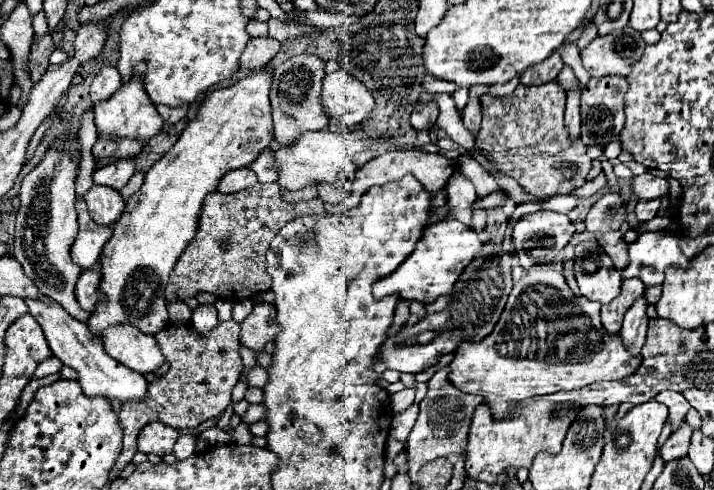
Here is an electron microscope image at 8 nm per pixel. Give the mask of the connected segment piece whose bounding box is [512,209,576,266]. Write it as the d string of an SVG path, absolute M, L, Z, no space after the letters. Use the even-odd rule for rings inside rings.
M539 210L527 217L520 218L513 229L513 249L516 252L538 248L540 239L546 237L557 238L557 246L550 246L552 253L548 260L534 260L533 266L539 263L552 262L557 253L571 240L576 232L575 224L566 214L552 210Z

